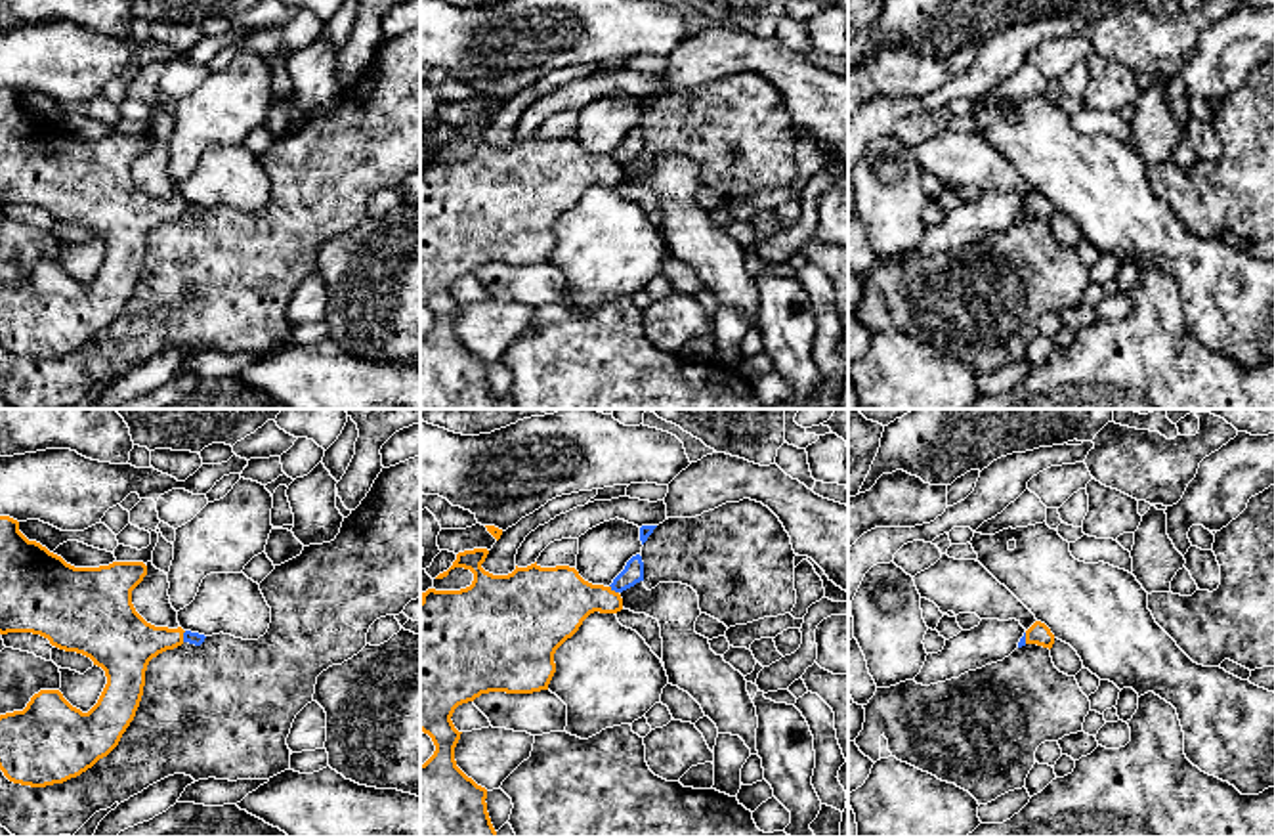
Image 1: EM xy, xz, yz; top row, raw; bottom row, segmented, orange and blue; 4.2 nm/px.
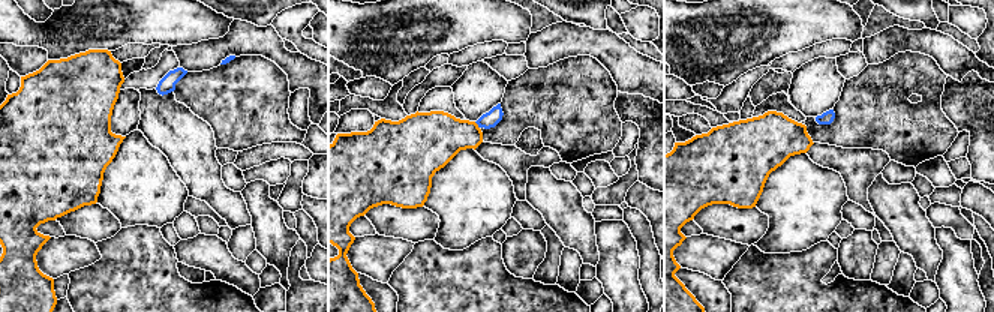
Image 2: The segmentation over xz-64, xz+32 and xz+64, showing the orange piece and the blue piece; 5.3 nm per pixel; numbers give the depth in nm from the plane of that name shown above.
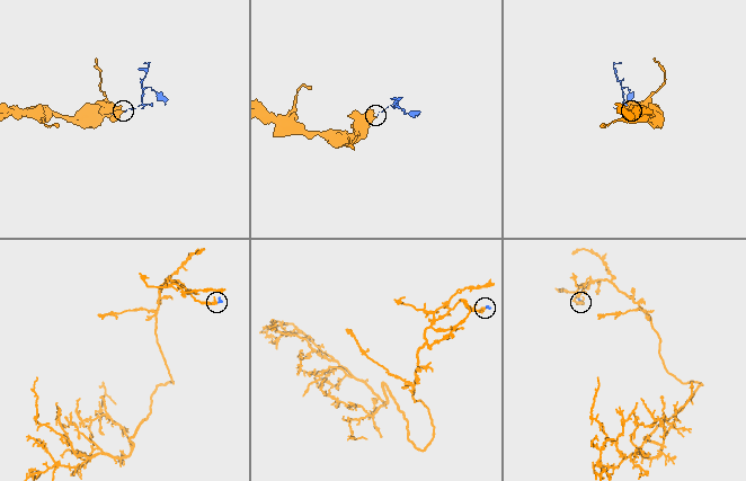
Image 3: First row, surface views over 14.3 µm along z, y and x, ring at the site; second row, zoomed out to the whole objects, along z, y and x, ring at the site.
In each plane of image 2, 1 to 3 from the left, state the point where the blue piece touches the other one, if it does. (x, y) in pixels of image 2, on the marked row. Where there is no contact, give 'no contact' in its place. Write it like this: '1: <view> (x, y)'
1: no contact
2: xz+32 (477, 125)
3: no contact

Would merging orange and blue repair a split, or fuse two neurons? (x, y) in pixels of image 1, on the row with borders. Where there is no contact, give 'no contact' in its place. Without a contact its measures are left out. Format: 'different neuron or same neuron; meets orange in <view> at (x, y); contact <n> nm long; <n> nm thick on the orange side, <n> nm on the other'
different neuron; meets orange in xy at (182, 637); contact 50 nm long; 280 nm thick on the orange side, 50 nm on the other

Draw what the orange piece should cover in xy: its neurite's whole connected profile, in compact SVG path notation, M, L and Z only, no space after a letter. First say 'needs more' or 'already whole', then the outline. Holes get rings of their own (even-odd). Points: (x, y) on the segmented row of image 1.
already whole; M0 516L0 634L40 634L59 650L90 657L107 676L107 684L97 703L88 713L73 707L59 690L40 690L31 698L23 711L0 715L0 770L10 782L31 787L63 783L92 768L118 745L139 707L149 661L166 650L181 646L185 633L181 627L155 627L136 612L132 590L145 575L147 566L143 562L113 562L99 568L74 568L40 543L29 541L19 531L17 520Z

